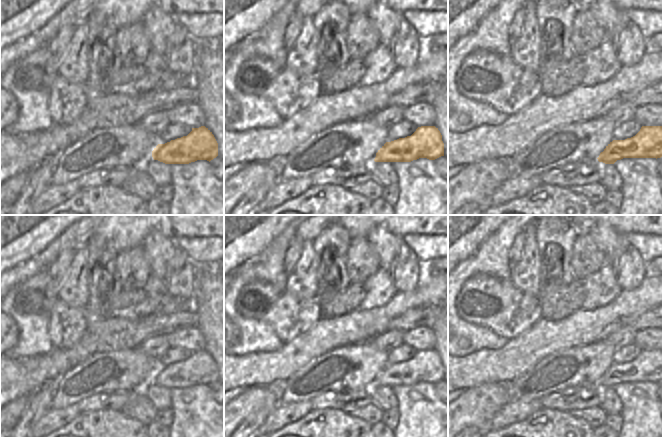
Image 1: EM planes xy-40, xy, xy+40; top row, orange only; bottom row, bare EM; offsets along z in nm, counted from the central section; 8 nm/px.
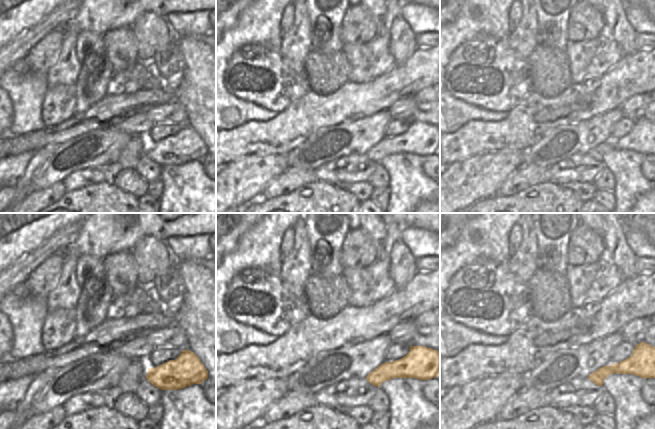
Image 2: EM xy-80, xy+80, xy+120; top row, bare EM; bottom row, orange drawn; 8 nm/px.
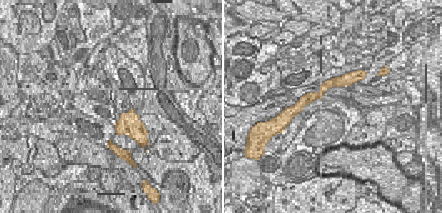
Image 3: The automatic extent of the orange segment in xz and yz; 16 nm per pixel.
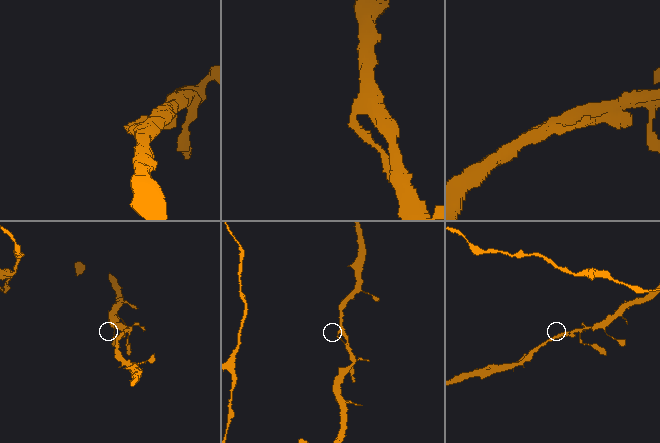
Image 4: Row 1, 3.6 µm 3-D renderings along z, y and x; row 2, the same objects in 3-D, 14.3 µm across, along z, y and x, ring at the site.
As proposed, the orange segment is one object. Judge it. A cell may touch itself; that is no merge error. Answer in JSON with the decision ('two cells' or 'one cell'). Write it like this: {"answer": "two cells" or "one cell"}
{"answer": "two cells"}

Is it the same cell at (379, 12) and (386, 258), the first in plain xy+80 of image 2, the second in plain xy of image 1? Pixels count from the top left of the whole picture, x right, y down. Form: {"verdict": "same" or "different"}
{"verdict": "same"}

